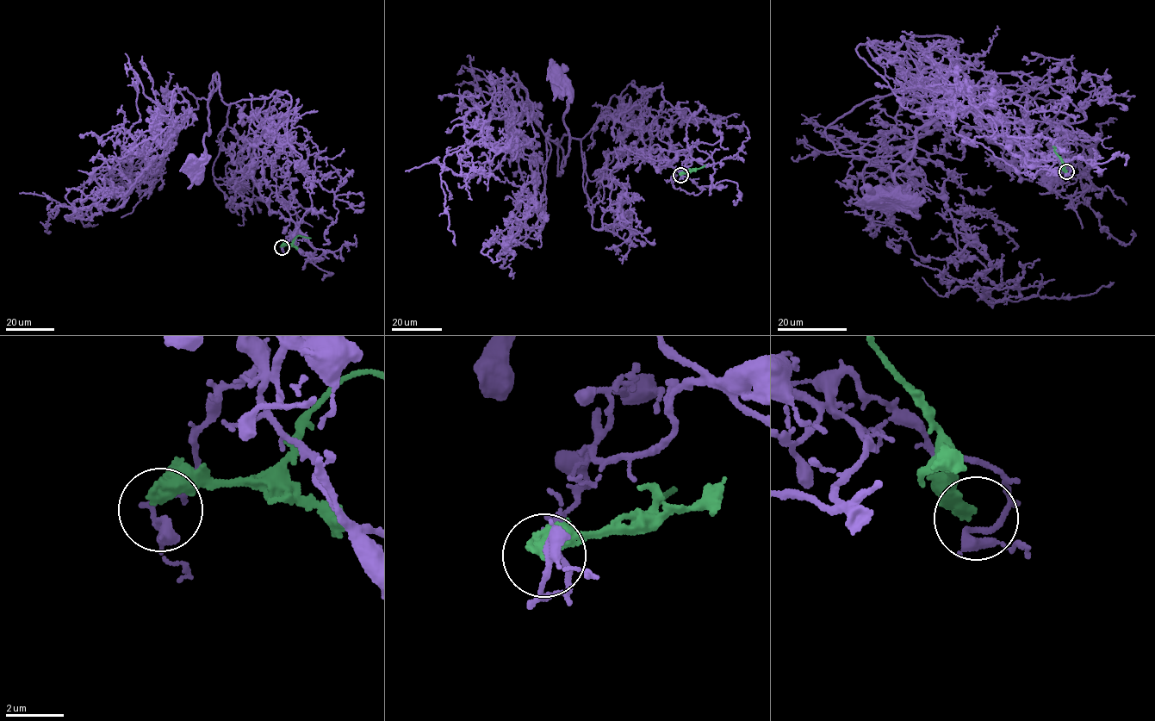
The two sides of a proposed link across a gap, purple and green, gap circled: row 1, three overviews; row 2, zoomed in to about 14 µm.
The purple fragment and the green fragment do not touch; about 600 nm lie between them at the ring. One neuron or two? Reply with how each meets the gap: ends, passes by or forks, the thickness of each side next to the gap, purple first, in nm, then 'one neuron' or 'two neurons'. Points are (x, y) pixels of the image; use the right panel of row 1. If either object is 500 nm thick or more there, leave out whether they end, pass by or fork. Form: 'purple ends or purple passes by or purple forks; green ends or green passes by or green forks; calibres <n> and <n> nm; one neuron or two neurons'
purple passes by; green ends; calibres 260 and 400 nm; two neurons

